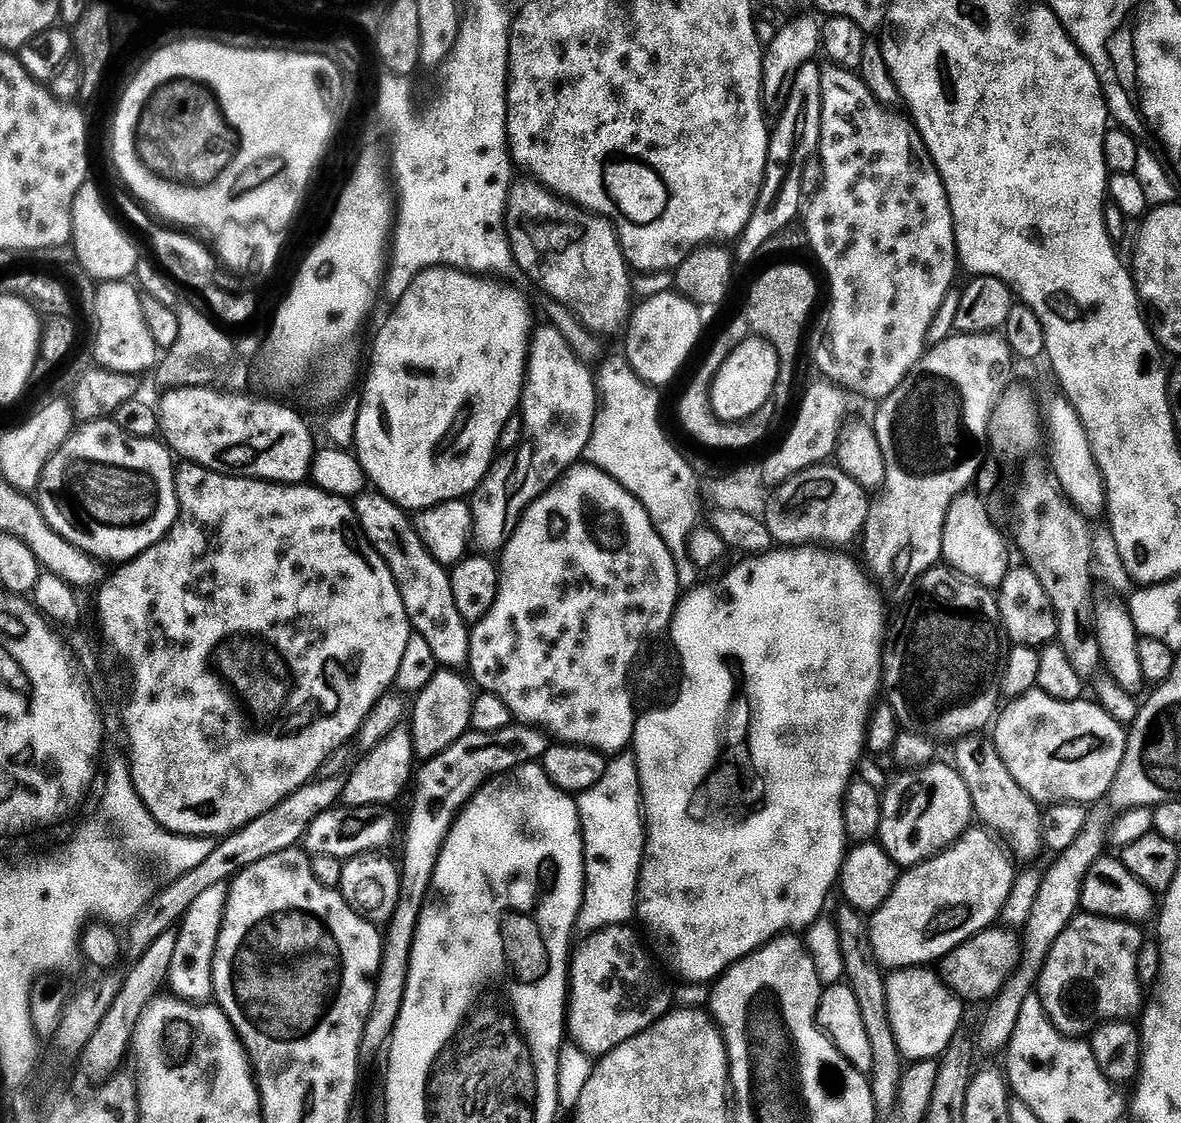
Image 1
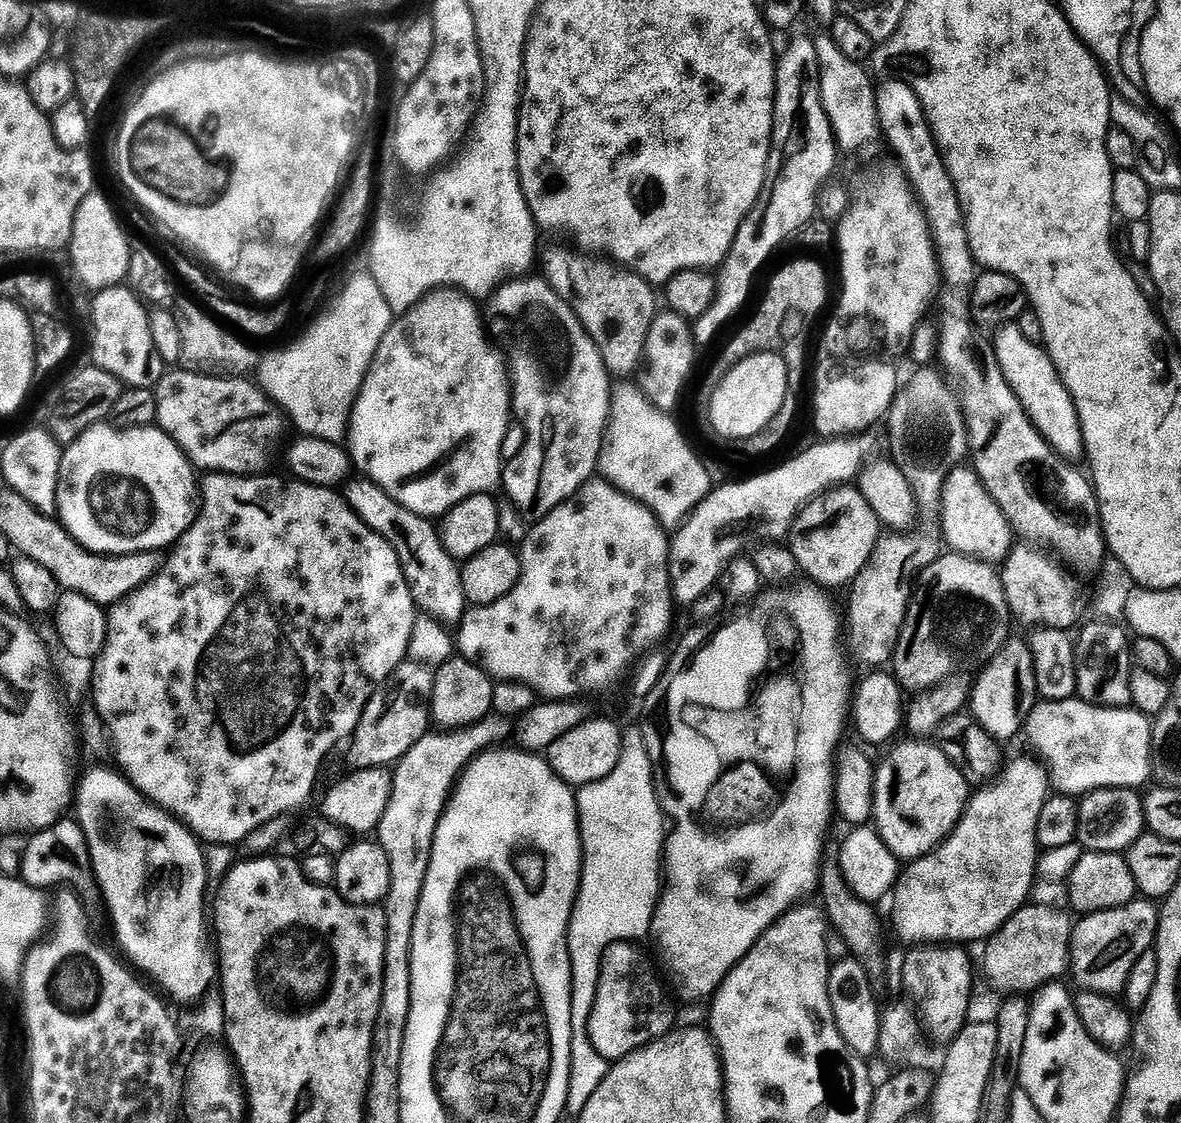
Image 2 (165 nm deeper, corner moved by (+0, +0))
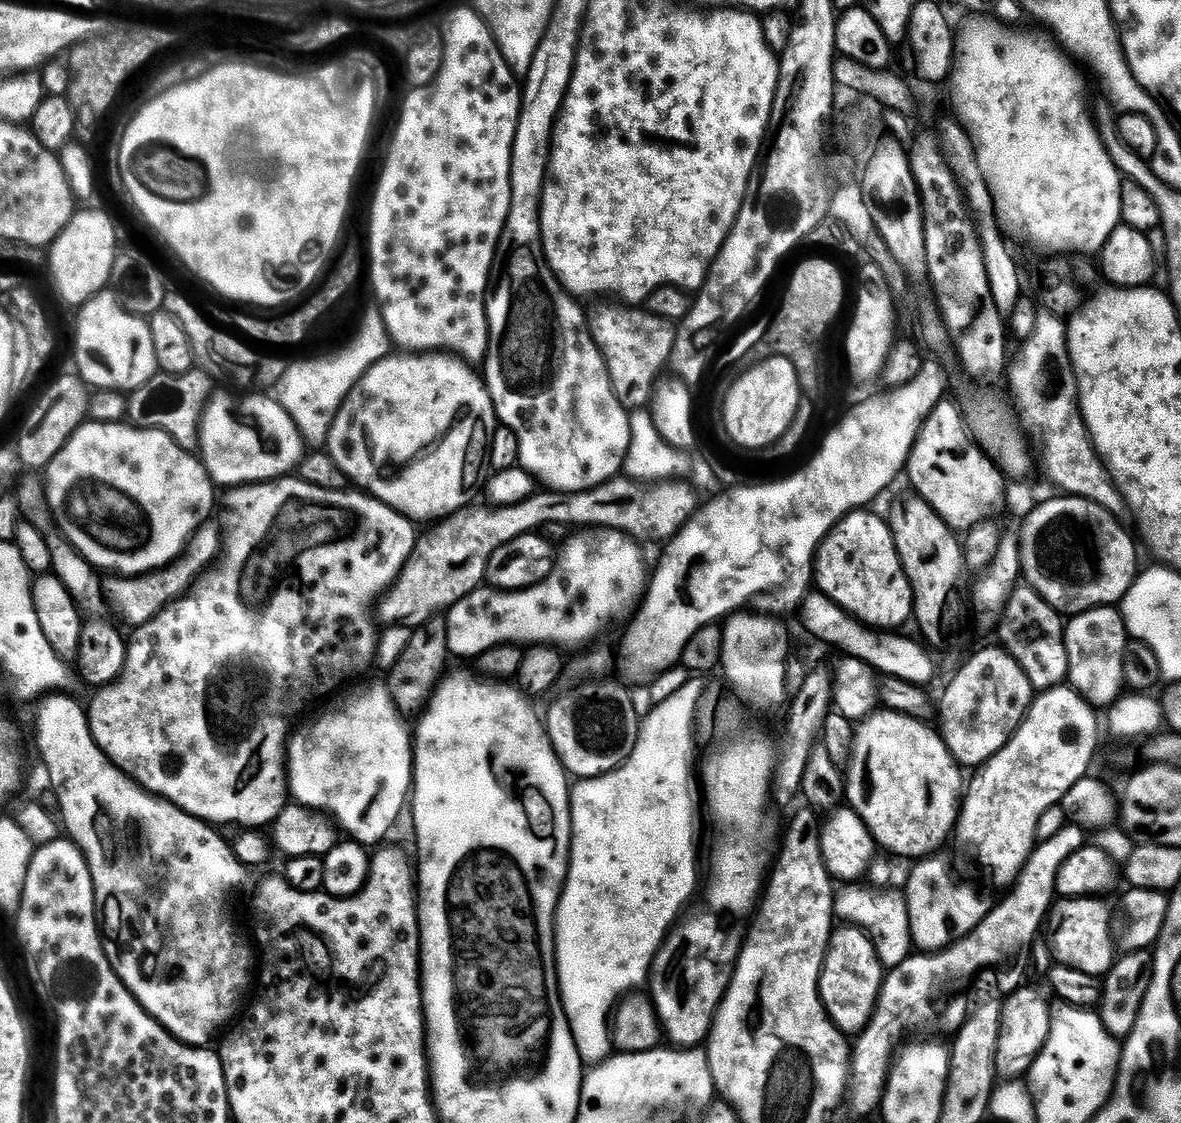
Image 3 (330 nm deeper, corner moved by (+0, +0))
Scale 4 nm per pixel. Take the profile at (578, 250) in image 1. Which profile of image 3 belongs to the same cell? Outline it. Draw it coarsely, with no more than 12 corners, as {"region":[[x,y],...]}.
{"region":[[604,302],[590,327],[627,410],[647,409],[677,329]]}

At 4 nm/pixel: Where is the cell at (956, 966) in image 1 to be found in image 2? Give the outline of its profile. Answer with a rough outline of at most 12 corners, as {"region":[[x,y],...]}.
{"region":[[1025,903],[984,948],[1003,994],[1061,979],[1073,917]]}

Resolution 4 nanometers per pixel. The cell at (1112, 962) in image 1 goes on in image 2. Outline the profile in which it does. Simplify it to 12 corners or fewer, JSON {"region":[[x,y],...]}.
{"region":[[1147,898],[1089,912],[1072,930],[1081,989],[1123,993],[1156,943]]}

